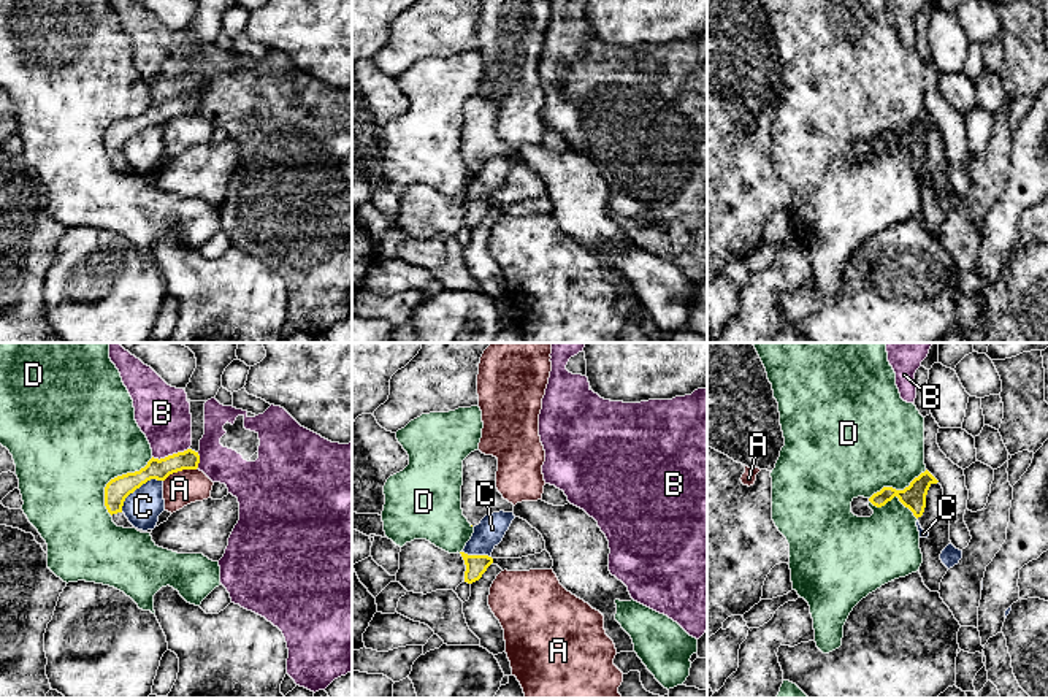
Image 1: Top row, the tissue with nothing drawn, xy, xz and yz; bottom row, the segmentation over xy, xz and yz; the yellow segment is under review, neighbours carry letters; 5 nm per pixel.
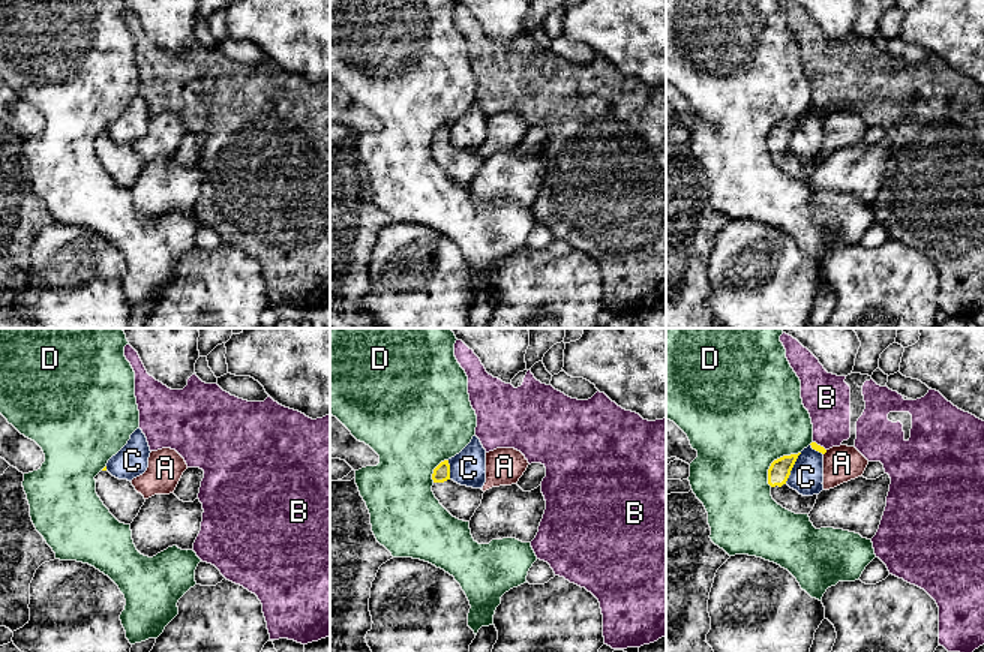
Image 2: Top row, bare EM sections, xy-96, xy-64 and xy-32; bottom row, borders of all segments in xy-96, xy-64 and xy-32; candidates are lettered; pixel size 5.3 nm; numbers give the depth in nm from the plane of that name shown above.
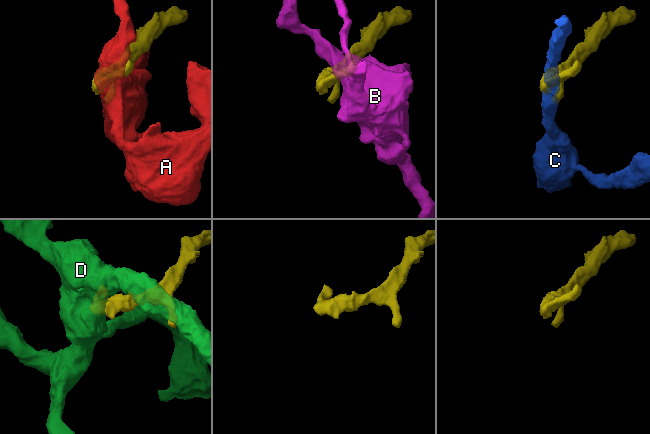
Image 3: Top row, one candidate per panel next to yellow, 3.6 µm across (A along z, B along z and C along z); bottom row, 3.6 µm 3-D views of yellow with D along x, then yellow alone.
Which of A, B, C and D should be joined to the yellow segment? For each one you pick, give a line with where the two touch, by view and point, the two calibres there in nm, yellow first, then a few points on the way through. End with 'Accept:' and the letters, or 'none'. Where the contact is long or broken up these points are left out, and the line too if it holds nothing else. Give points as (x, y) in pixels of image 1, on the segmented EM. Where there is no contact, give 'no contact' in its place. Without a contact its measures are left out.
Accept: none

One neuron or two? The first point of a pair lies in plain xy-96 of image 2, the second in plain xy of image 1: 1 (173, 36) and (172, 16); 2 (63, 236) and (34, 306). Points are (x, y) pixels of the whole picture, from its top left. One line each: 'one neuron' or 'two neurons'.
1: one neuron
2: two neurons

